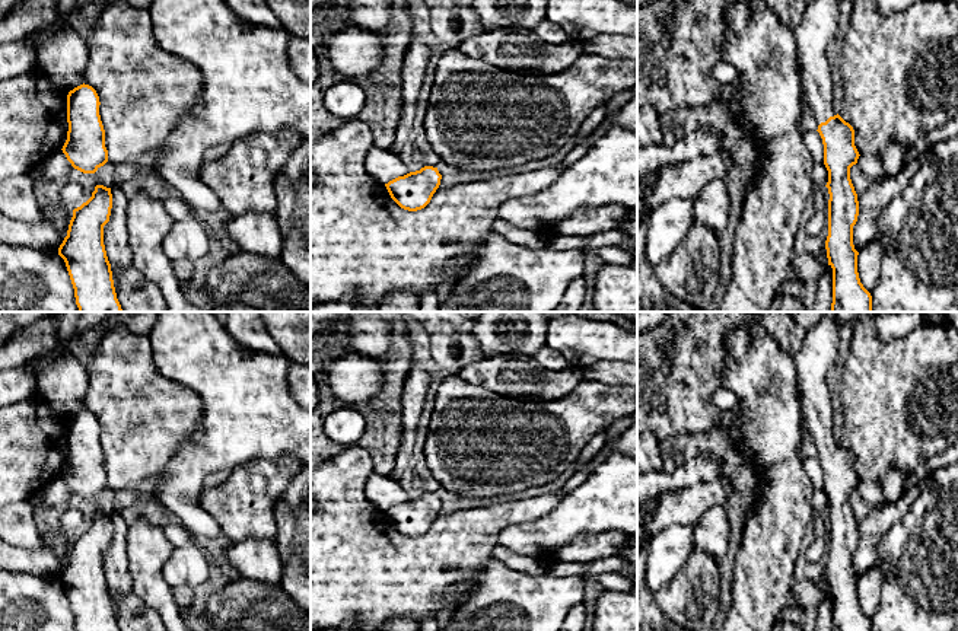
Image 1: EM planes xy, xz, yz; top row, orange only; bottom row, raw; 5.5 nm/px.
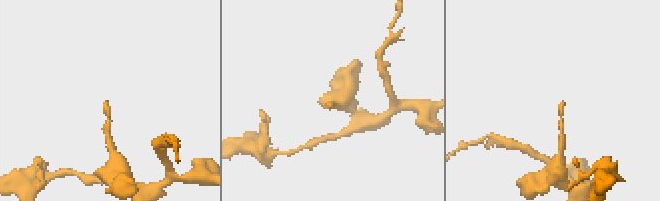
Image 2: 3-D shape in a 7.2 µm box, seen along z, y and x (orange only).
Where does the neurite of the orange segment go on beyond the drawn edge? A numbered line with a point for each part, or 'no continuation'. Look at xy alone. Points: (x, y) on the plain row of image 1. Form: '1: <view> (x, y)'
no continuation

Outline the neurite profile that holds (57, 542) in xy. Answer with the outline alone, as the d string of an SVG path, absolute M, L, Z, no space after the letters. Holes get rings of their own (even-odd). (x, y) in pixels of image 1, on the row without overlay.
M51 530L48 533L42 533L42 542L45 549L48 549L58 561L60 571L67 563L69 551L73 544L73 536L60 530Z

